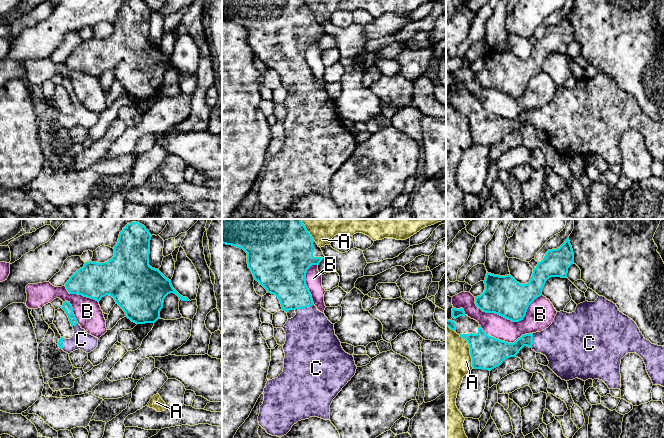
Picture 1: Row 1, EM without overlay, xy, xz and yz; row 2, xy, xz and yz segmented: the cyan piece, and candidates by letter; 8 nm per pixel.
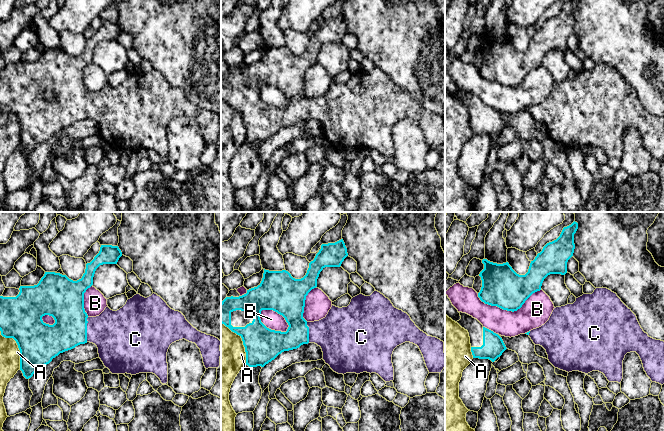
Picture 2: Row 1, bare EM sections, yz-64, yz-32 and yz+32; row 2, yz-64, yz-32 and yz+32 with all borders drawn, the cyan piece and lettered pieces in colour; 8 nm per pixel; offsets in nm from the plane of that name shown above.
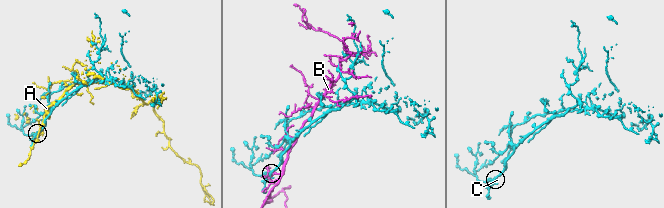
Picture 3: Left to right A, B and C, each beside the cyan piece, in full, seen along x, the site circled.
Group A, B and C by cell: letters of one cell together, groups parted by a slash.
A / B / C

